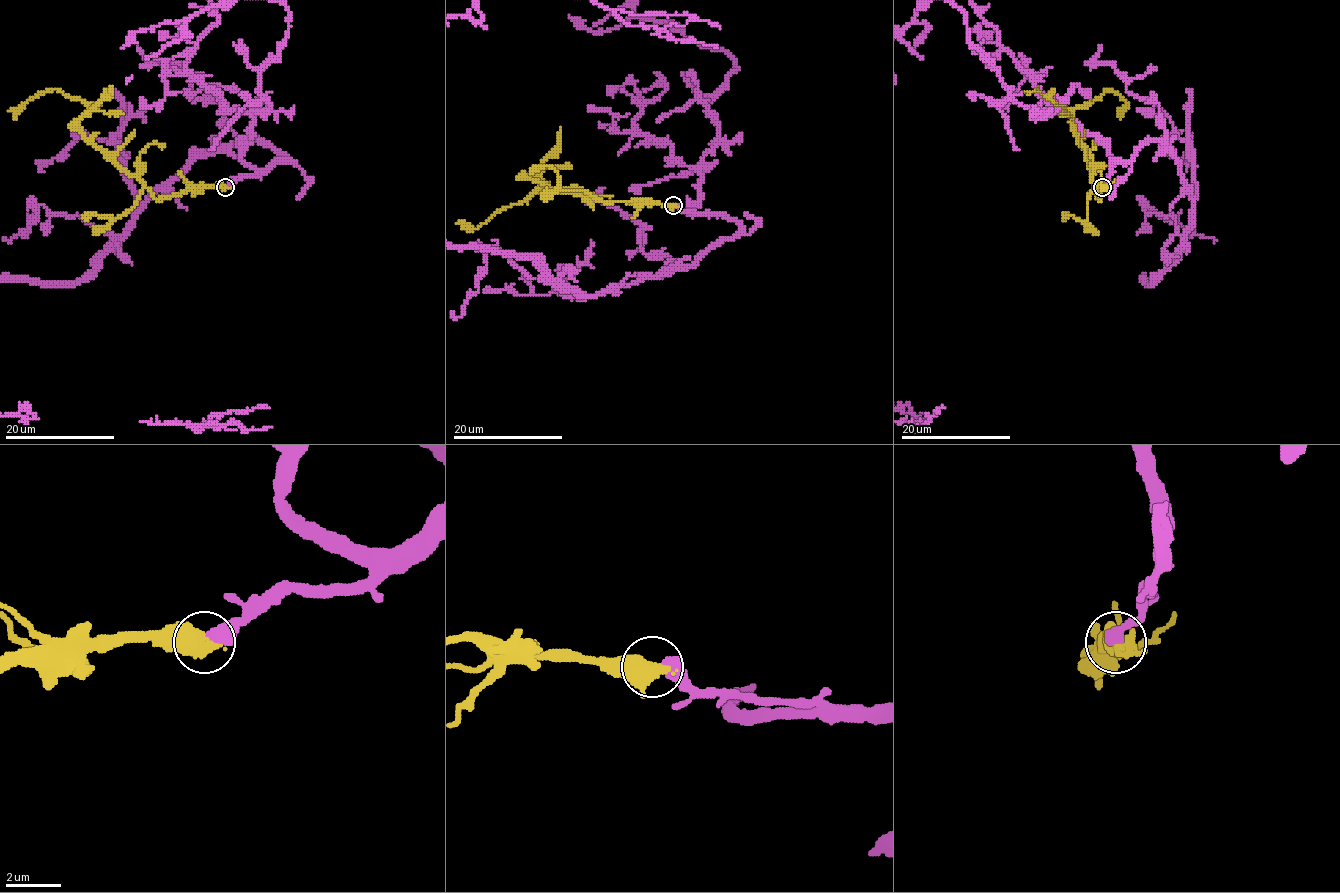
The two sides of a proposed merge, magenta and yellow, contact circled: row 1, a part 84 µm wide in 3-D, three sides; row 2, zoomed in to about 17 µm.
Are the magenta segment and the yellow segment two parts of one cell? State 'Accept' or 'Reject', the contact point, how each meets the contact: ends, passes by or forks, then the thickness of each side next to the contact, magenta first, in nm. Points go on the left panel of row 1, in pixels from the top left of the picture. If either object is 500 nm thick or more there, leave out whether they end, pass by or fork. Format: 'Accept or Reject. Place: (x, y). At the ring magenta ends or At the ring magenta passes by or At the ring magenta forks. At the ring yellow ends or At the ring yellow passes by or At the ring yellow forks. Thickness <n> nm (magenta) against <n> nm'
Accept. Place: (225, 187). Thickness 480 nm (magenta) against 600 nm

